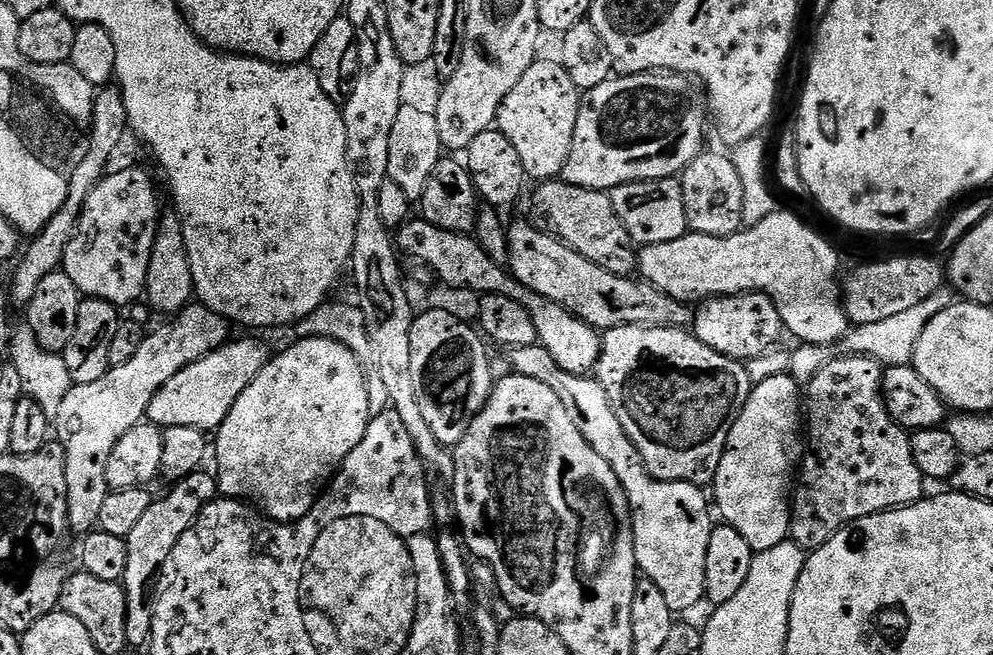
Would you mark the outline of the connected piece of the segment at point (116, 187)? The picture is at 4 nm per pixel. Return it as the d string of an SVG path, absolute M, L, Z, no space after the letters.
M140 168L109 171L90 190L78 226L64 251L62 271L78 286L81 297L131 306L145 295L148 267L162 209L156 184Z

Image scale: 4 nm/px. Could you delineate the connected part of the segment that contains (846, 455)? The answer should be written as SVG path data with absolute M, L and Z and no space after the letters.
M840 354L822 366L806 385L806 451L798 465L798 479L795 481L794 491L790 496L792 505L790 539L793 544L803 548L805 553L821 548L823 544L830 542L830 538L834 538L834 534L838 534L838 530L842 530L858 518L866 518L870 514L878 514L879 512L889 512L891 508L904 508L907 504L916 504L919 500L925 499L924 484L926 485L926 477L918 470L918 462L914 462L912 440L909 433L901 428L898 422L894 422L894 418L890 418L890 414L886 410L884 397L880 391L883 381L884 368L879 361L872 360L868 356Z

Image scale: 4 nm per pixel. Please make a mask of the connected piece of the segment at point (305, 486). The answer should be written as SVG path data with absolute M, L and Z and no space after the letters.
M306 337L297 339L295 343L269 359L258 378L238 394L238 402L234 402L230 414L226 414L214 432L214 475L219 495L245 501L268 519L281 522L301 520L315 506L322 485L331 481L350 450L362 442L366 426L372 419L367 378L358 358L349 348L326 337Z

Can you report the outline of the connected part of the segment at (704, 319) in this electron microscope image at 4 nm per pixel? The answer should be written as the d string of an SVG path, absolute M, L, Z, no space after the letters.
M738 292L731 296L710 296L694 312L694 334L698 342L718 350L732 360L747 362L775 349L785 331L774 303L764 292Z

